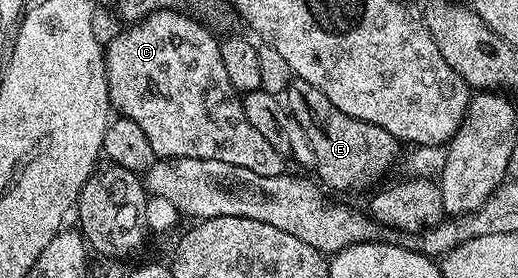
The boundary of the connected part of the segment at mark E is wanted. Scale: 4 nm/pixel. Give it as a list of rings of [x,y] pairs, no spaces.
[[[293,77],[286,91],[286,106],[295,122],[305,129],[314,150],[315,173],[320,173],[319,181],[325,187],[352,186],[359,178],[380,178],[395,164],[400,150],[402,154],[401,143],[390,136],[386,128],[346,116],[346,112],[334,108],[334,104],[330,104],[314,84],[306,84],[306,80]]]

